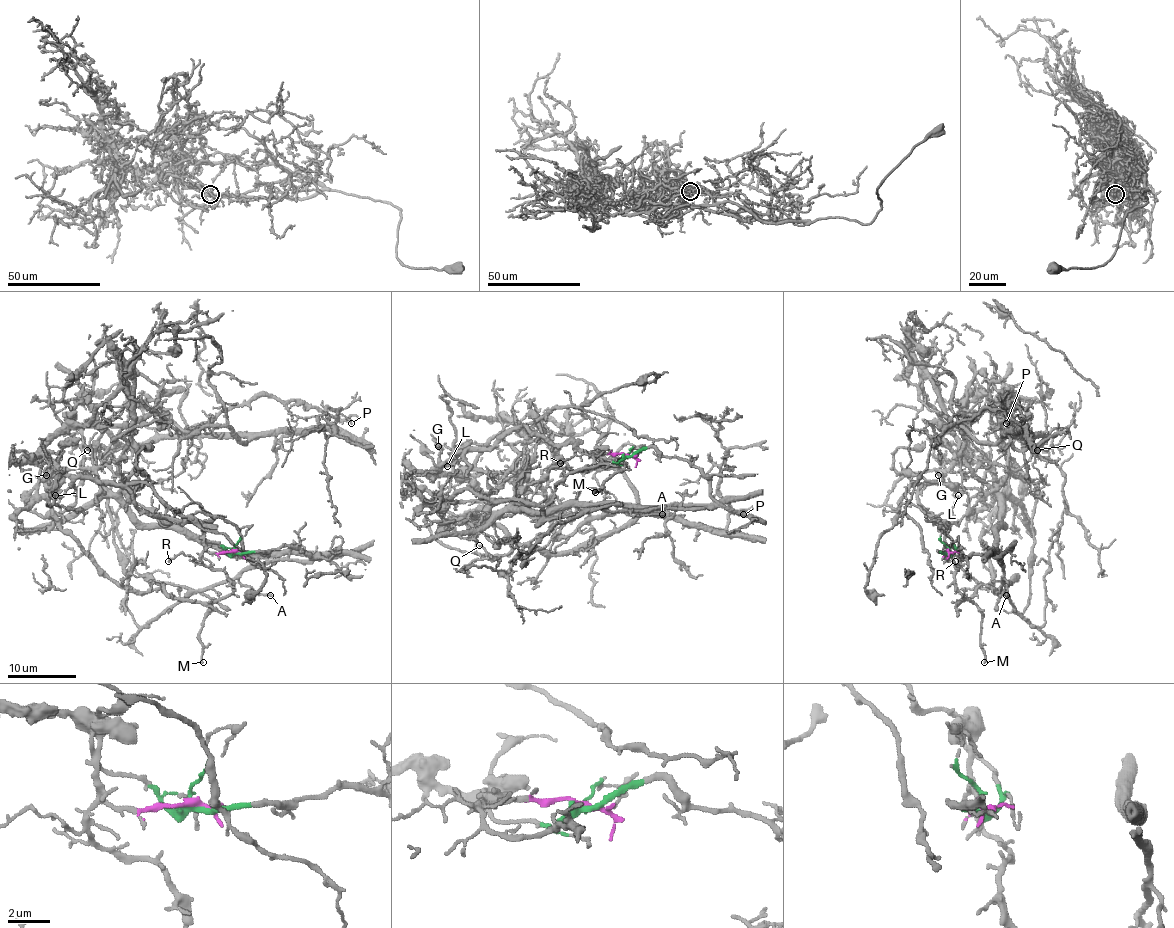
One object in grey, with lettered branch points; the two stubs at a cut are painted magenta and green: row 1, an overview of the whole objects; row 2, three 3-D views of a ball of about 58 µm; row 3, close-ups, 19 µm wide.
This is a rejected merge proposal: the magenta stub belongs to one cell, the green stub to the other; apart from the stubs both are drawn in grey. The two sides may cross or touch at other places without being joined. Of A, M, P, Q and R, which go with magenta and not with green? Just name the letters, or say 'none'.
M, R

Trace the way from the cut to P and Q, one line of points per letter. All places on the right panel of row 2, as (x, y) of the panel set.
P: (948, 552), (998, 552), (1008, 470), (1044, 437), (1007, 435), (1022, 425), (1005, 415), (1007, 423)
Q: (948, 552), (998, 552), (1008, 470), (1031, 458), (1029, 447), (1048, 449), (1037, 449)

